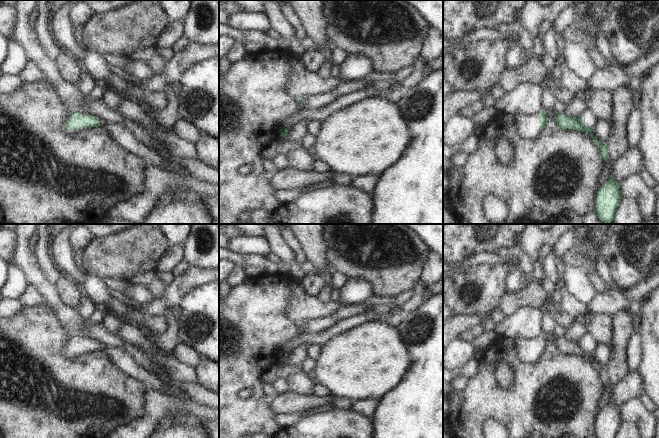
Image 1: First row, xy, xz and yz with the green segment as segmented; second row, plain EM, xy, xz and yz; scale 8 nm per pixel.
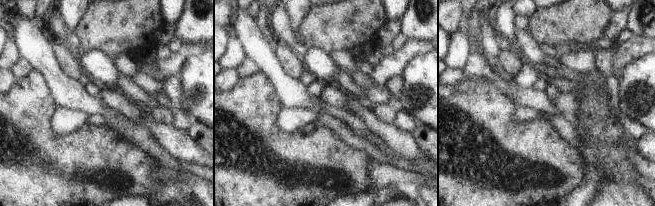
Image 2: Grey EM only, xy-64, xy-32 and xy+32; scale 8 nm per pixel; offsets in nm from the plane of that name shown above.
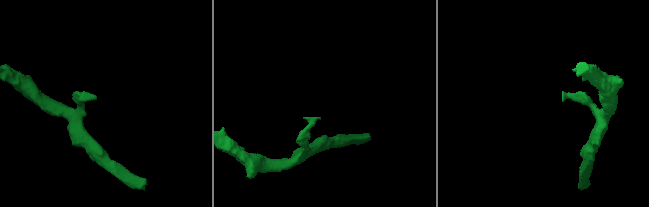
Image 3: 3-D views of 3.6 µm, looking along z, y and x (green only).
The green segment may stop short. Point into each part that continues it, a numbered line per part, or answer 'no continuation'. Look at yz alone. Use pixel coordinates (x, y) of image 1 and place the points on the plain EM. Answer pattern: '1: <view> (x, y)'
no continuation

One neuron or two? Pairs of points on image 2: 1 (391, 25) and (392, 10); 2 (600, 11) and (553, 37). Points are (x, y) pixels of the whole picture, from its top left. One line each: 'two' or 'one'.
1: two
2: one

